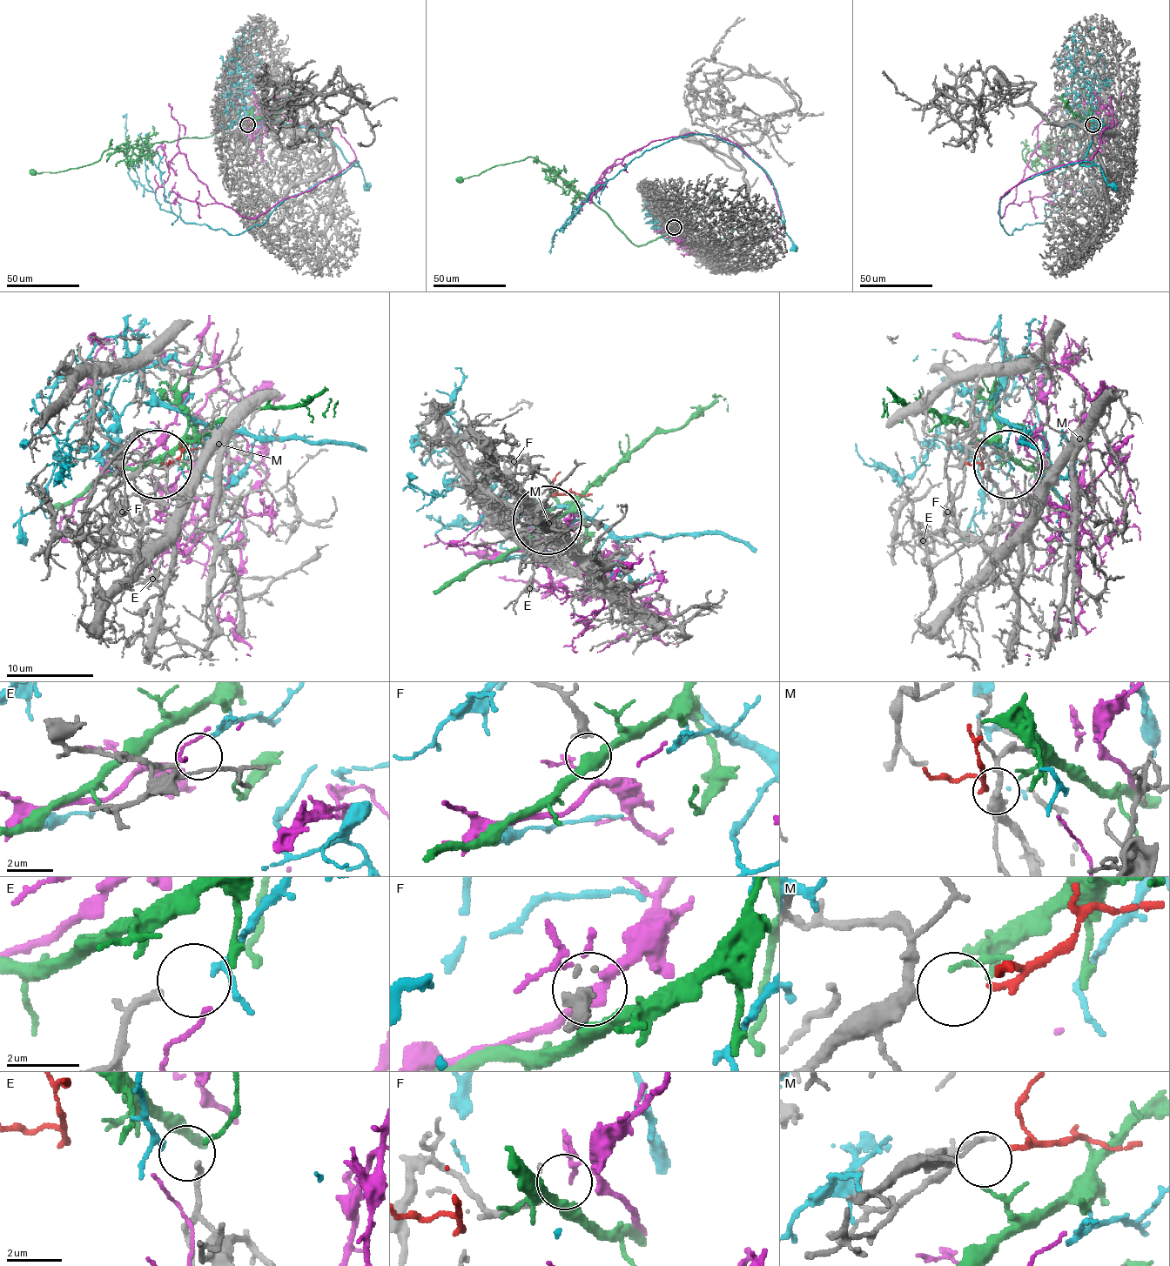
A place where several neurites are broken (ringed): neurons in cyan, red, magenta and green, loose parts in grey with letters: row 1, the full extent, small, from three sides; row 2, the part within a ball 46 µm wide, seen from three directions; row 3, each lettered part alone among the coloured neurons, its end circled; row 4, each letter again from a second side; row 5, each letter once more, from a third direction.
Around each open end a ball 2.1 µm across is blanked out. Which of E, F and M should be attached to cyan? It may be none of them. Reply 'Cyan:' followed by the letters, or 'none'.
Cyan: E

